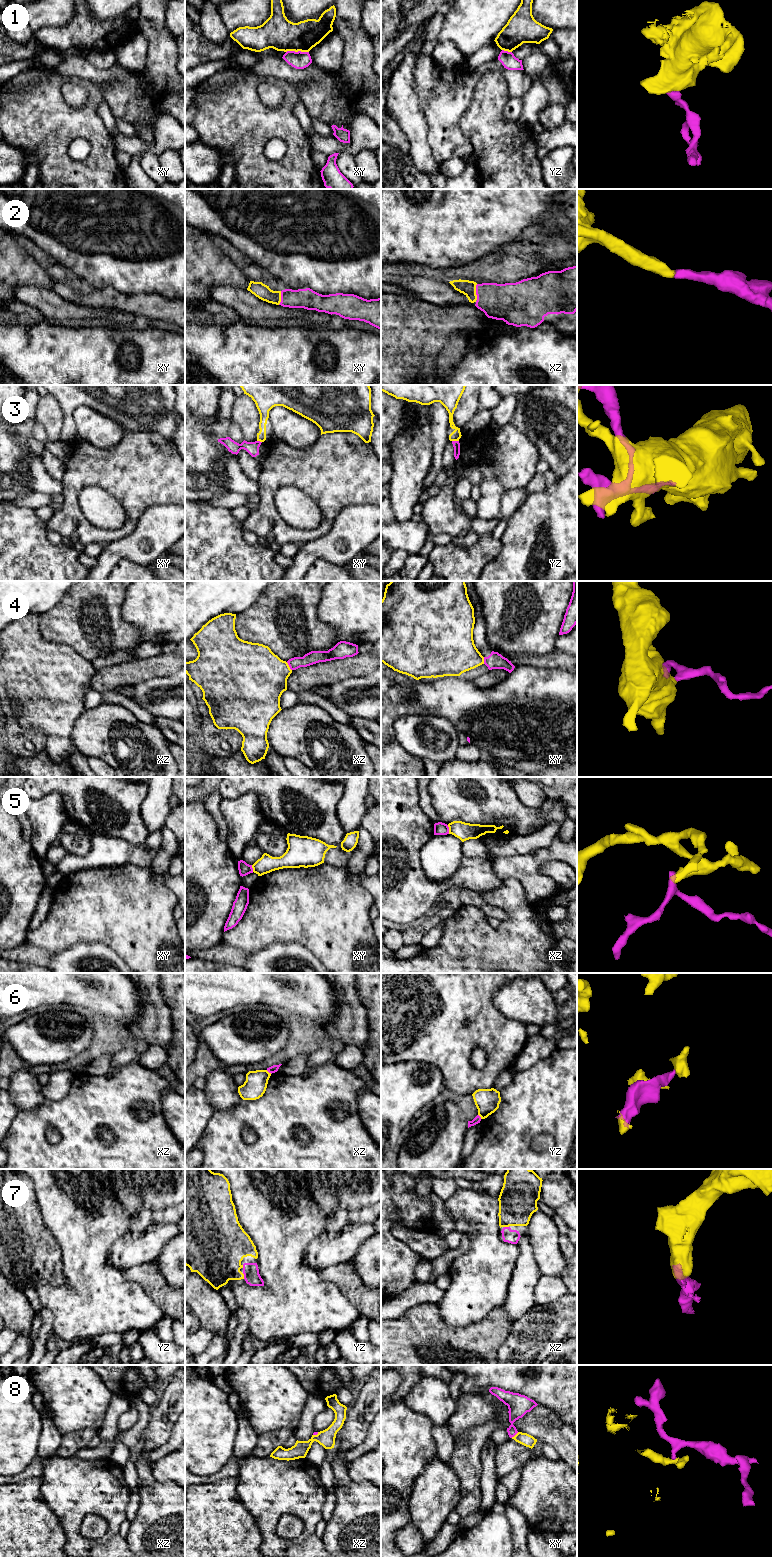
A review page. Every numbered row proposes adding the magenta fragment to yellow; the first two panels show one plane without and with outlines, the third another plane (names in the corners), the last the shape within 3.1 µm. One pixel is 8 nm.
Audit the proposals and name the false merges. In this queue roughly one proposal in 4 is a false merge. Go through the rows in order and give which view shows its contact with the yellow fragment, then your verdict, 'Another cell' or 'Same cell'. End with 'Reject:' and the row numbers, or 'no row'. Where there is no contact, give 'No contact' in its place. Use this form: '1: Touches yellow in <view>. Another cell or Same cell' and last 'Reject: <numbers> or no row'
1: Touches yellow in xy. Another cell
2: Touches yellow in xz. Same cell
3: Touches yellow in yz. Another cell
4: Touches yellow in xz. Another cell
5: Touches yellow in xz. Another cell
6: Touches yellow in xz. Another cell
7: Touches yellow in yz. Same cell
8: Touches yellow in xy. Another cell
Reject: 1, 3, 4, 5, 6, 8

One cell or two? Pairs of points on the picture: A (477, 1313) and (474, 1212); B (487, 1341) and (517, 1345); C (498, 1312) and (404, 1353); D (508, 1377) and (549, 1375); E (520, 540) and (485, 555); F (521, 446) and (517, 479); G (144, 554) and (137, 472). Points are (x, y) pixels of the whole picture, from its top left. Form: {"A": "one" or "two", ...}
{"A": "one", "B": "two", "C": "one", "D": "one", "E": "two", "F": "one", "G": "two"}

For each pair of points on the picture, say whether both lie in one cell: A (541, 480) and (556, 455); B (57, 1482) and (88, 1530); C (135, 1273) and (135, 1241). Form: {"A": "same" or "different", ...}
{"A": "different", "B": "different", "C": "different"}

